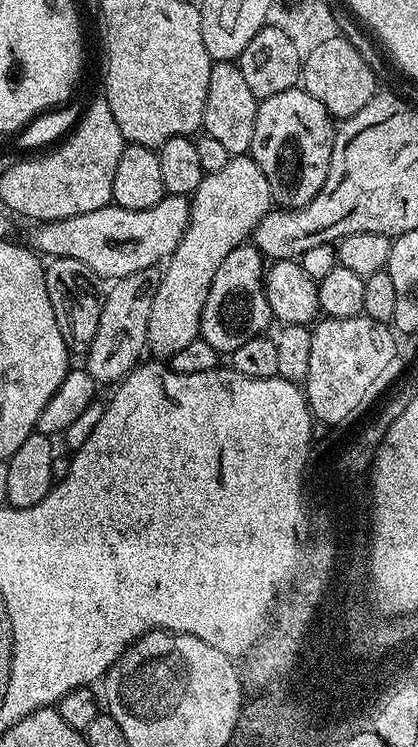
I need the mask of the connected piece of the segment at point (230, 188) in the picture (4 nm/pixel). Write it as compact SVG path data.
M251 155L231 157L222 170L207 173L202 182L190 197L190 218L186 234L182 234L182 242L173 250L163 265L164 274L160 282L151 291L154 303L150 306L150 322L148 323L148 342L151 351L156 351L164 358L170 358L182 346L190 346L200 335L200 319L206 306L208 288L214 282L214 274L218 274L218 266L226 262L226 254L241 247L251 237L252 231L262 222L262 218L274 207L270 194L270 182L266 182L266 174L262 174L262 166L252 160Z

